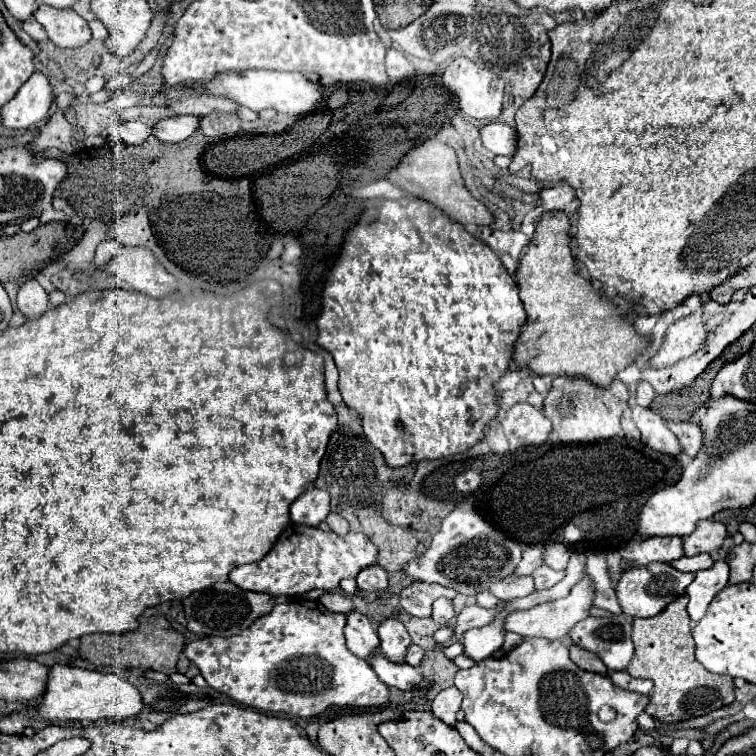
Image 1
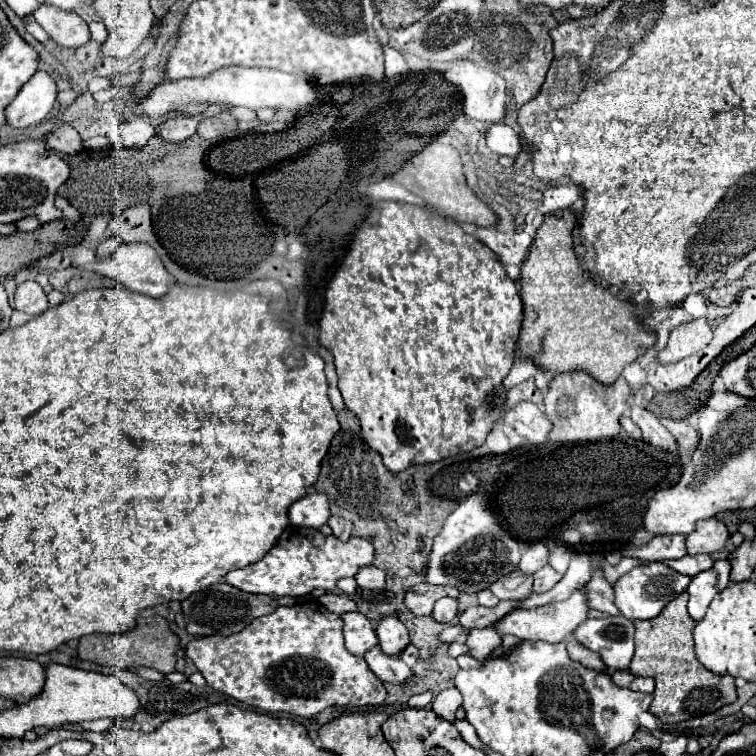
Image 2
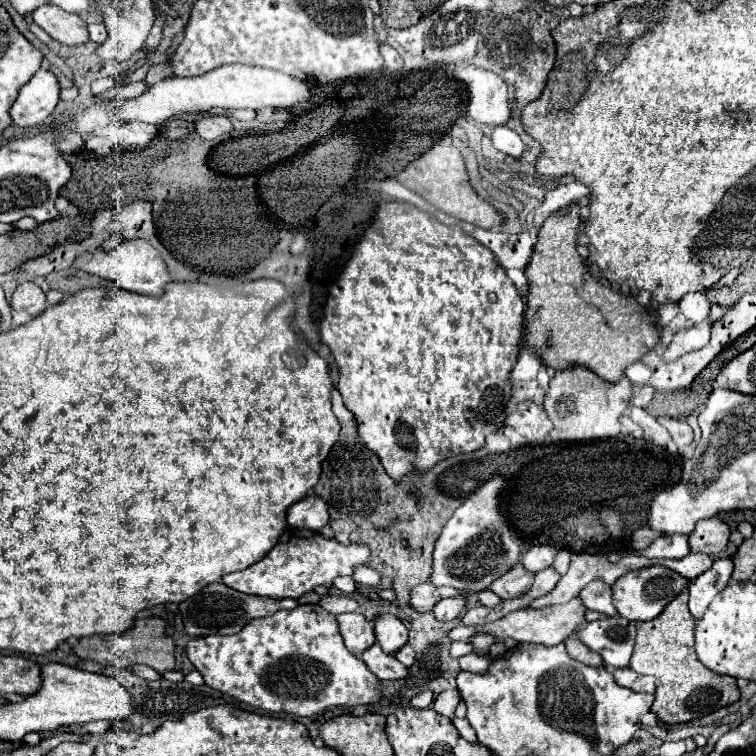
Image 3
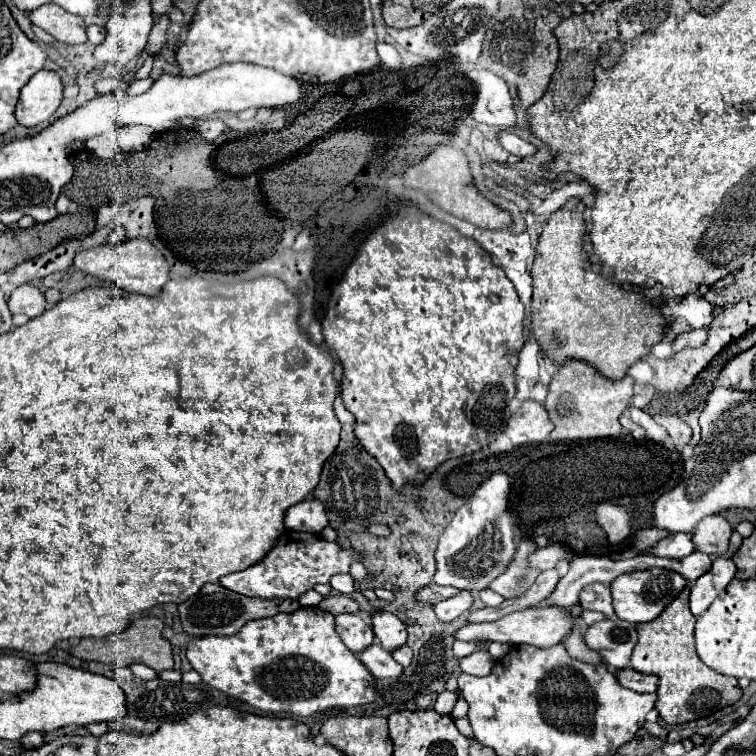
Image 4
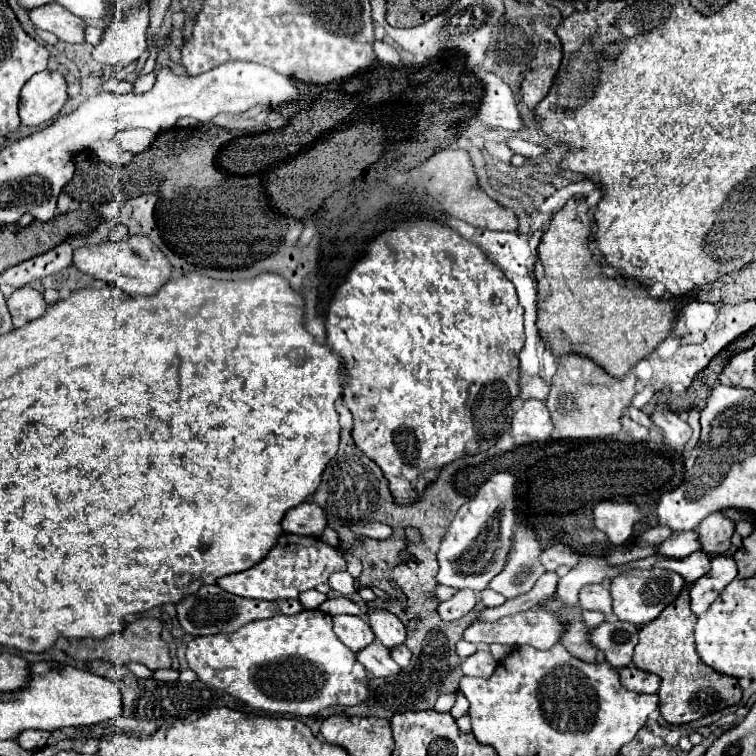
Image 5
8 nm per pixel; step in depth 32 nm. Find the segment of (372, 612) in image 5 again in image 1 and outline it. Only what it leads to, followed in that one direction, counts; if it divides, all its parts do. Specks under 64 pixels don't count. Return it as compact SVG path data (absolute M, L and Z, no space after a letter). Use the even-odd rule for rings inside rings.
M388 618L378 626L378 636L380 636L380 654L396 664L404 662L406 650L410 646L410 636L406 628L398 620Z

